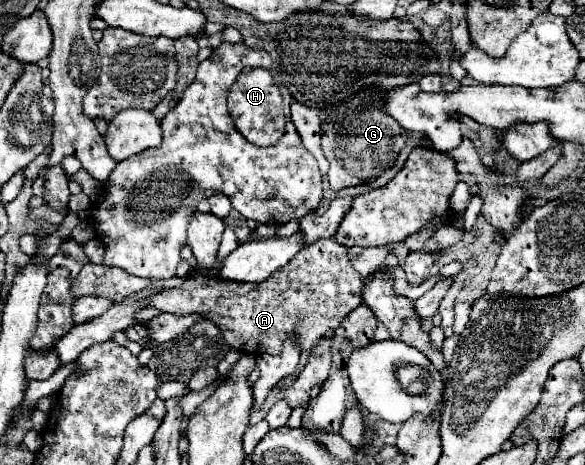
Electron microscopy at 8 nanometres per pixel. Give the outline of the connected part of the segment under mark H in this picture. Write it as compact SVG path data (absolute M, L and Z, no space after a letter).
M253 69L249 75L239 75L237 83L229 91L227 107L241 135L259 147L273 145L285 133L285 113L281 105L281 93L267 69Z

